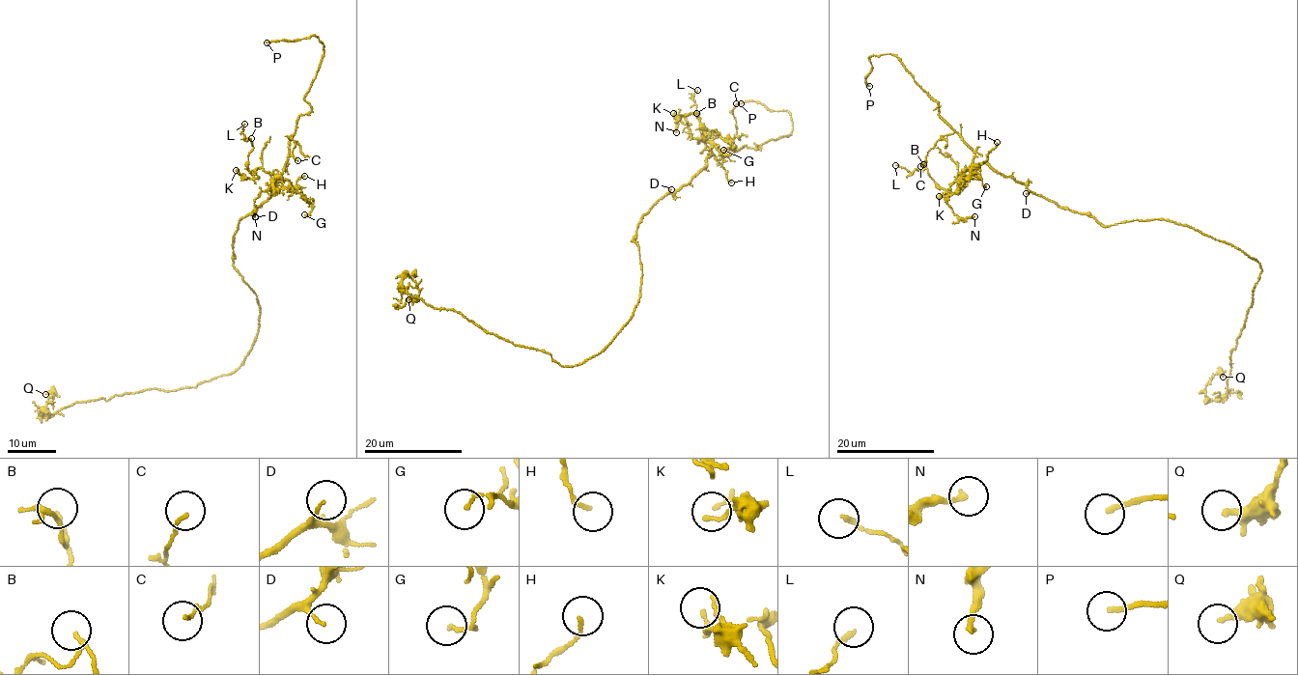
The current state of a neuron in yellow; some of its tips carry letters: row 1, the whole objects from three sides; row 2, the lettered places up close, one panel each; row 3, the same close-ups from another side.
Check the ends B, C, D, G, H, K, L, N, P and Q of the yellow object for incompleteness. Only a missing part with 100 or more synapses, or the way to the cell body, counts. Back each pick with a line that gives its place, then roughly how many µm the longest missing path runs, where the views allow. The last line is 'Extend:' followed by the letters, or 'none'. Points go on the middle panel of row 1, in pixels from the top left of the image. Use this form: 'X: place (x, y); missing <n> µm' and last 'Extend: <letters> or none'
P: place (741, 103); missing 30 µm
Extend: P

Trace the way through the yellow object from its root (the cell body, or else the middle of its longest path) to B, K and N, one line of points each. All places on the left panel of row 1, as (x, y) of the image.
B: (252, 289), (233, 266), (233, 238), (280, 177), (261, 168), (251, 175), (251, 138)
K: (252, 289), (233, 266), (233, 238), (280, 177), (261, 168), (246, 179), (236, 170)
N: (252, 289), (233, 266), (233, 238), (239, 220), (271, 195), (279, 176), (273, 190), (255, 200), (255, 216)

